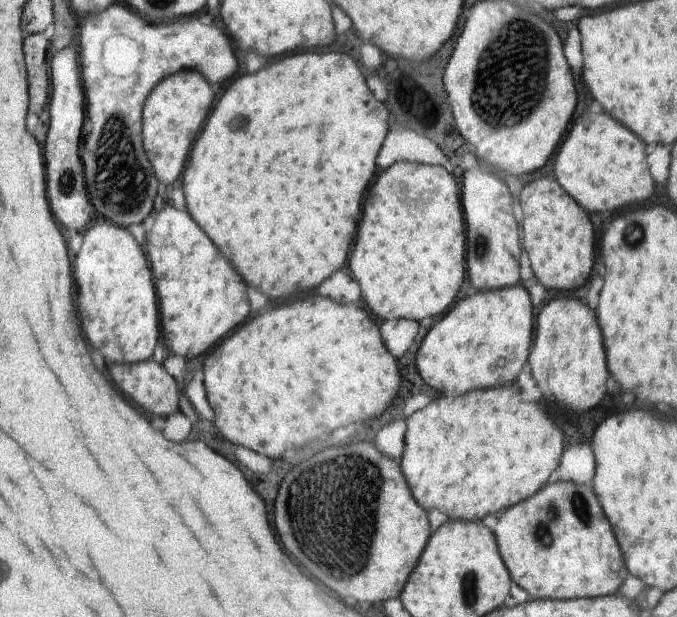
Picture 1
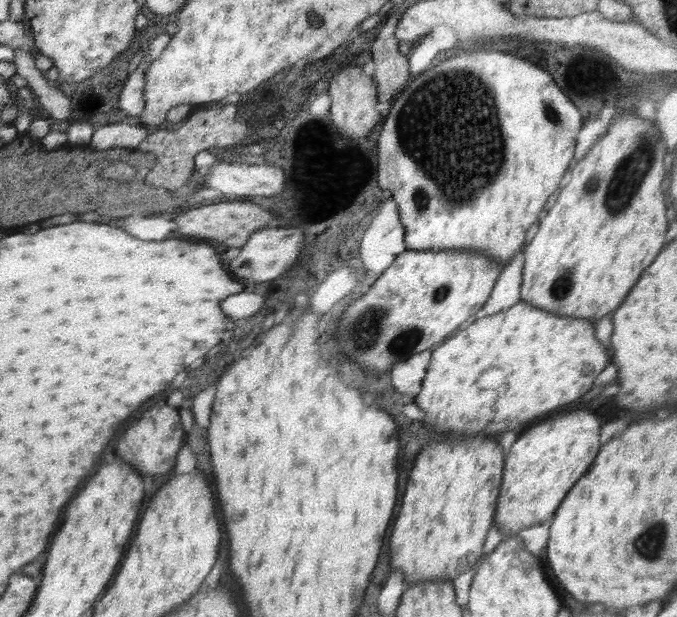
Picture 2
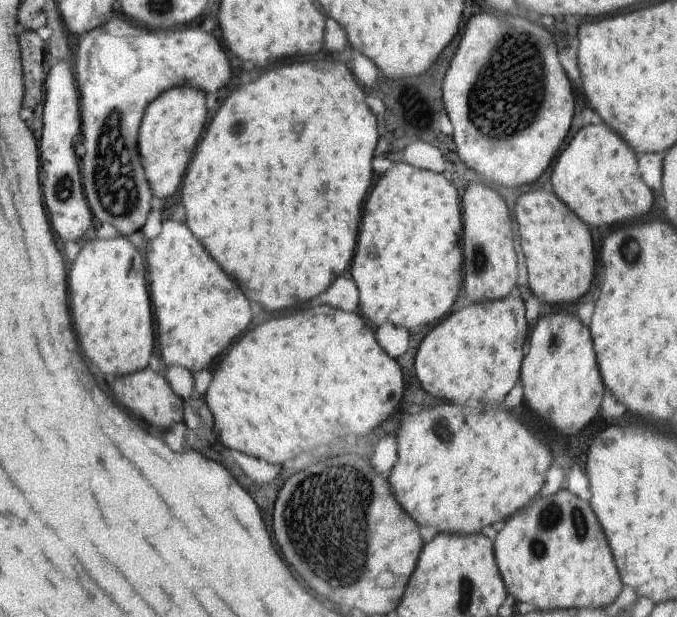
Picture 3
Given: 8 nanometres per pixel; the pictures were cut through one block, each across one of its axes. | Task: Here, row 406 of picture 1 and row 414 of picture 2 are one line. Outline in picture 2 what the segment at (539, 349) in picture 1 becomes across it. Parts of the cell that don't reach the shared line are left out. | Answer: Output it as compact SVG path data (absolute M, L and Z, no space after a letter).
M586 409L542 421L517 437L504 459L494 524L504 537L552 518L562 499L588 470L600 450L600 416Z

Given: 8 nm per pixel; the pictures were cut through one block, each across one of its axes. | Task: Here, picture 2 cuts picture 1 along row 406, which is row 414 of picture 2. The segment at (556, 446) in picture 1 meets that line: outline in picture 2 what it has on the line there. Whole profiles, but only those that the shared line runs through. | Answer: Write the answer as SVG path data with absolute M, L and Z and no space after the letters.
M521 300L508 310L500 310L498 314L488 314L484 318L473 318L462 329L447 337L440 343L431 354L430 362L426 369L426 376L421 382L421 391L413 398L413 401L424 412L423 421L418 421L422 426L428 426L434 432L459 432L472 433L473 431L482 431L482 426L494 426L490 422L522 422L522 420L530 421L530 418L544 415L550 410L558 408L563 404L568 404L582 395L586 394L592 388L594 379L606 368L606 365L612 359L613 349L605 349L600 341L595 337L596 325L586 318L572 318L566 316L558 316L548 310L542 310L537 306L526 304Z

